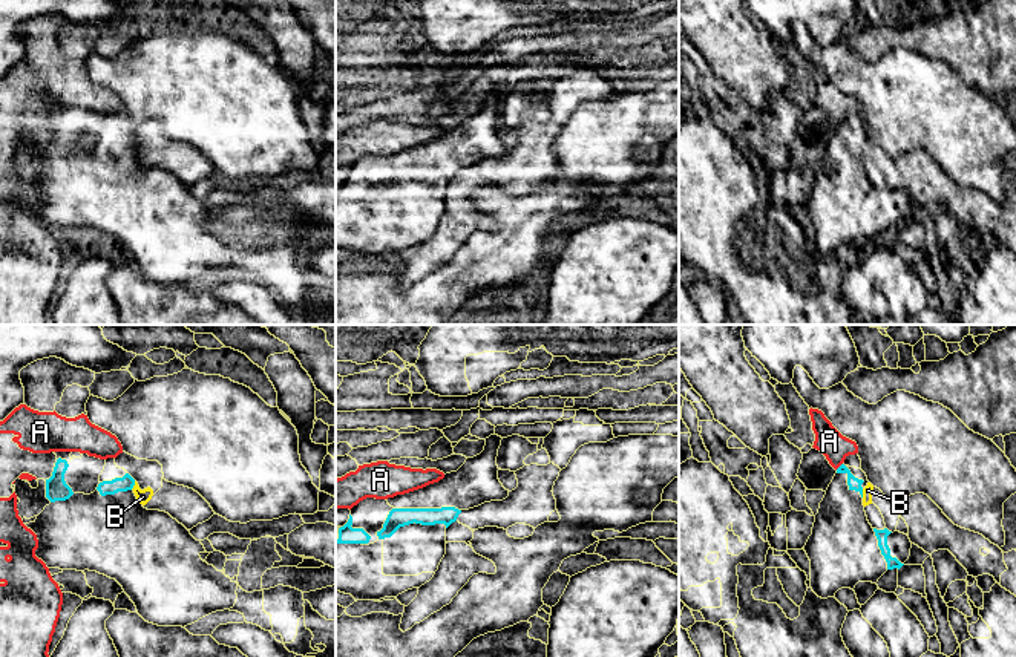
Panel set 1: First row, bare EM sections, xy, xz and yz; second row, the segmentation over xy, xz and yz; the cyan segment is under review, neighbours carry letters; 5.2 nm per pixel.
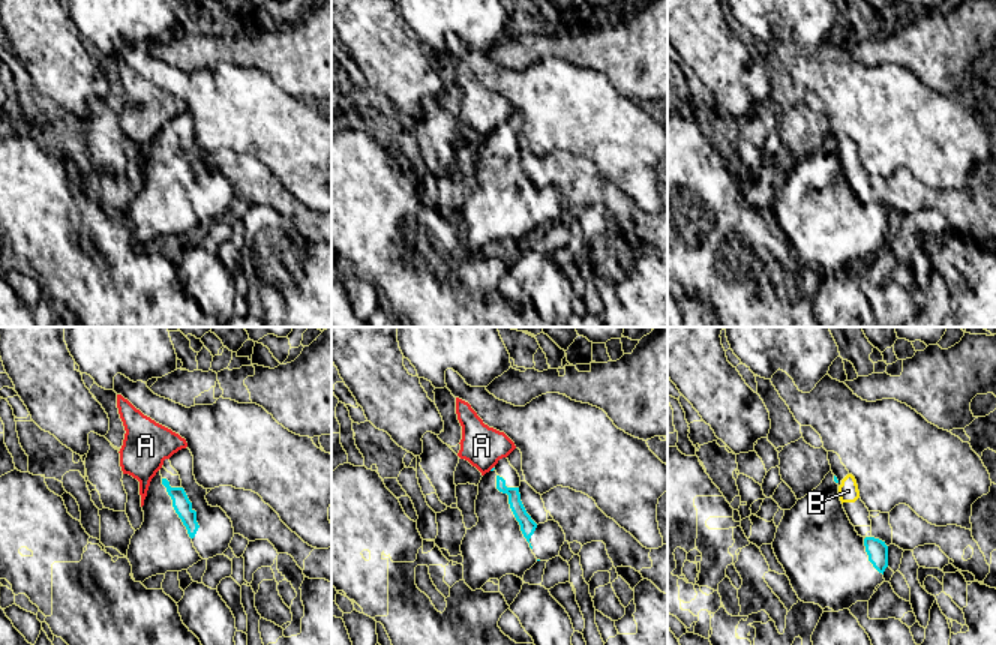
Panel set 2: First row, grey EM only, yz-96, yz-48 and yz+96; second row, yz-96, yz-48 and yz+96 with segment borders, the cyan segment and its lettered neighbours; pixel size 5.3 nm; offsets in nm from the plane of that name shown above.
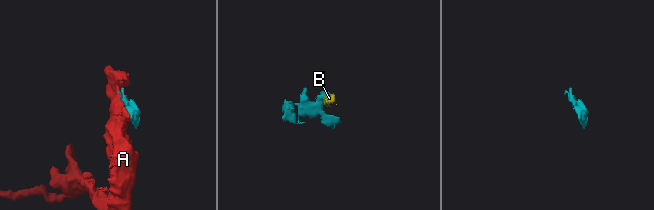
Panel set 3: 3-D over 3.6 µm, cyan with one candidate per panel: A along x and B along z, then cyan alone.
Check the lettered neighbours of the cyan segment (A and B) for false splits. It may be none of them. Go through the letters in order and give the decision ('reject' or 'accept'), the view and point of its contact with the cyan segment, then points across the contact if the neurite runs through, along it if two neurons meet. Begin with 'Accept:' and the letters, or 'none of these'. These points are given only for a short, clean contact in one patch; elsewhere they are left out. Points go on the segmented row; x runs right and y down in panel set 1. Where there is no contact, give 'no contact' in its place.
Accept: none of these
A: reject; meets cyan in yz at (840, 466); border along yz (842, 463), (835, 469)
B: reject; meets cyan in xy at (134, 484); border along xy (135, 481), (131, 489)

